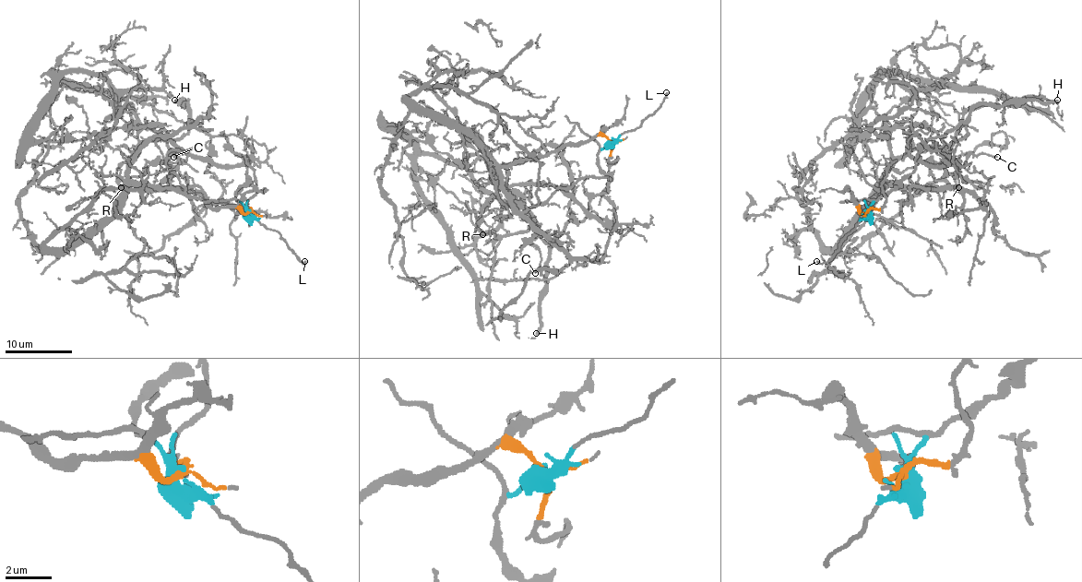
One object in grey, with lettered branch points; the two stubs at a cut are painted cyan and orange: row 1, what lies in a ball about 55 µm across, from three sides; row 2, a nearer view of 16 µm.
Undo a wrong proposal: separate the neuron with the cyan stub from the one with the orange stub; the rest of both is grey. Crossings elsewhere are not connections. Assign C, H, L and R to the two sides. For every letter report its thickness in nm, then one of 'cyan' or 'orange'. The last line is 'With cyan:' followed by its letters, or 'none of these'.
C: calibre 180 nm; orange
H: calibre 320 nm; cyan
L: calibre 200 nm; cyan
R: calibre 180 nm; orange
With cyan: H, L

